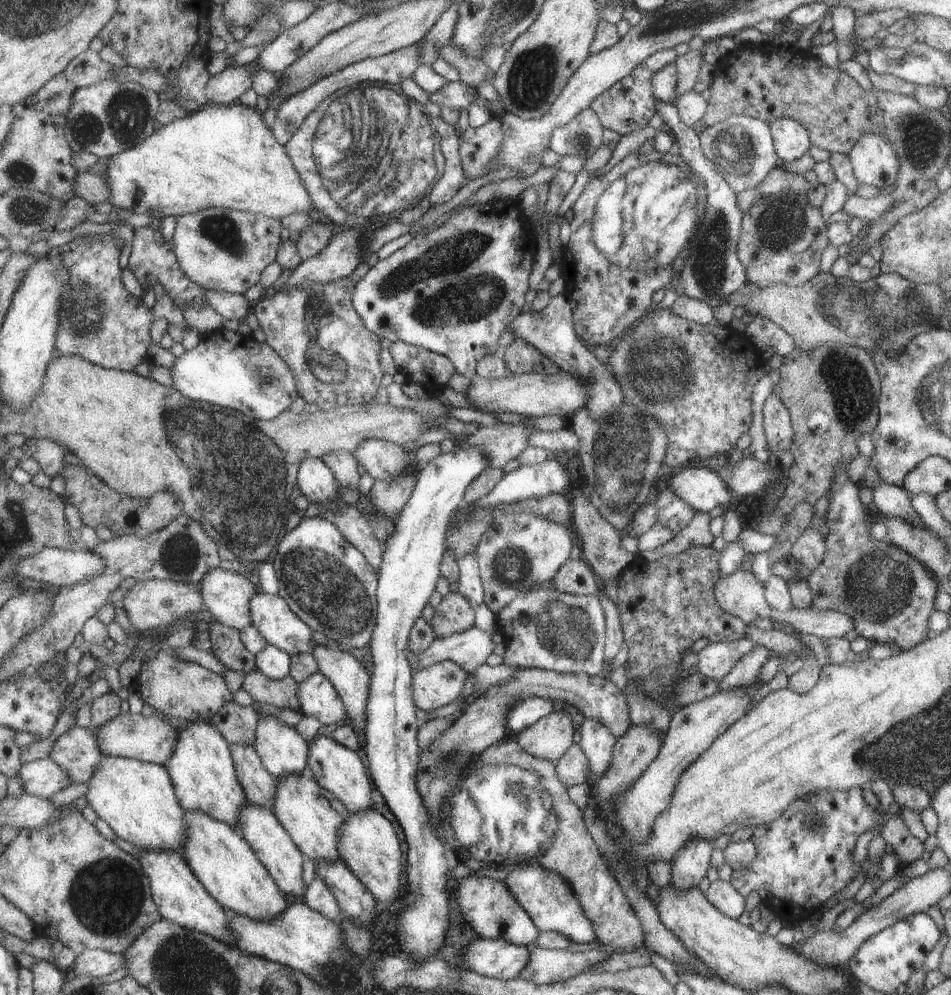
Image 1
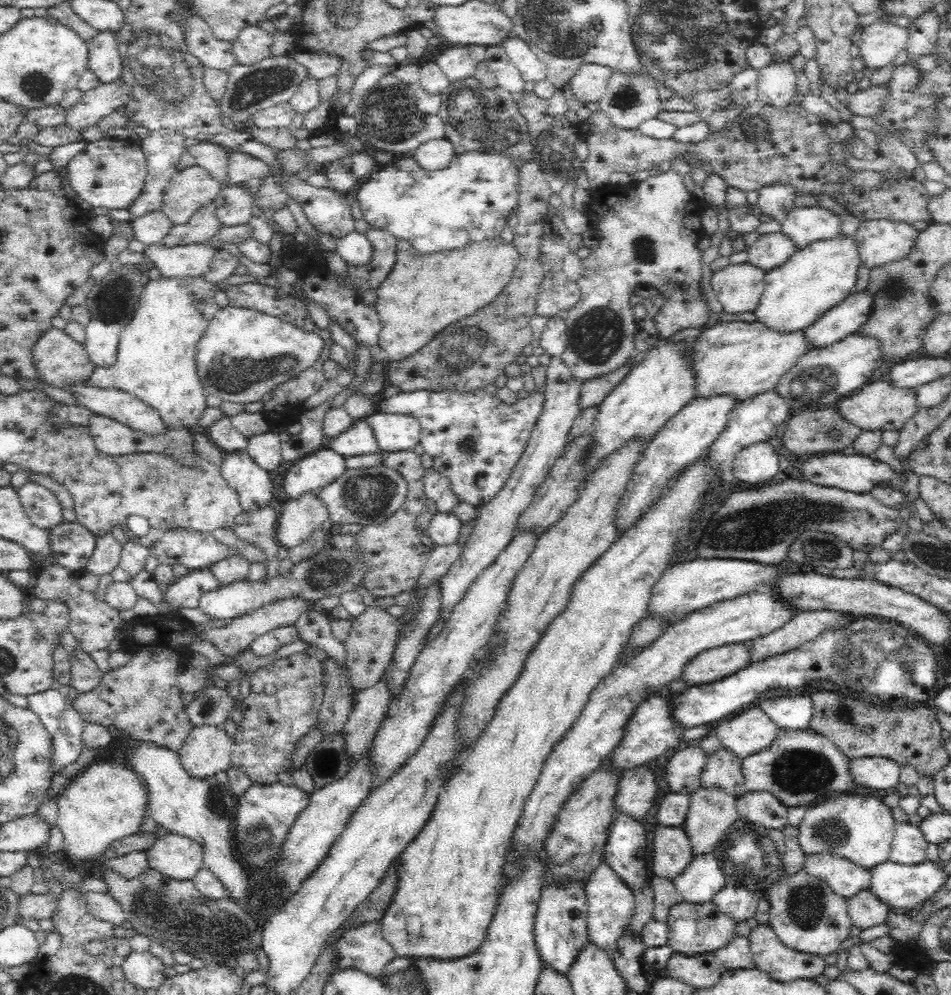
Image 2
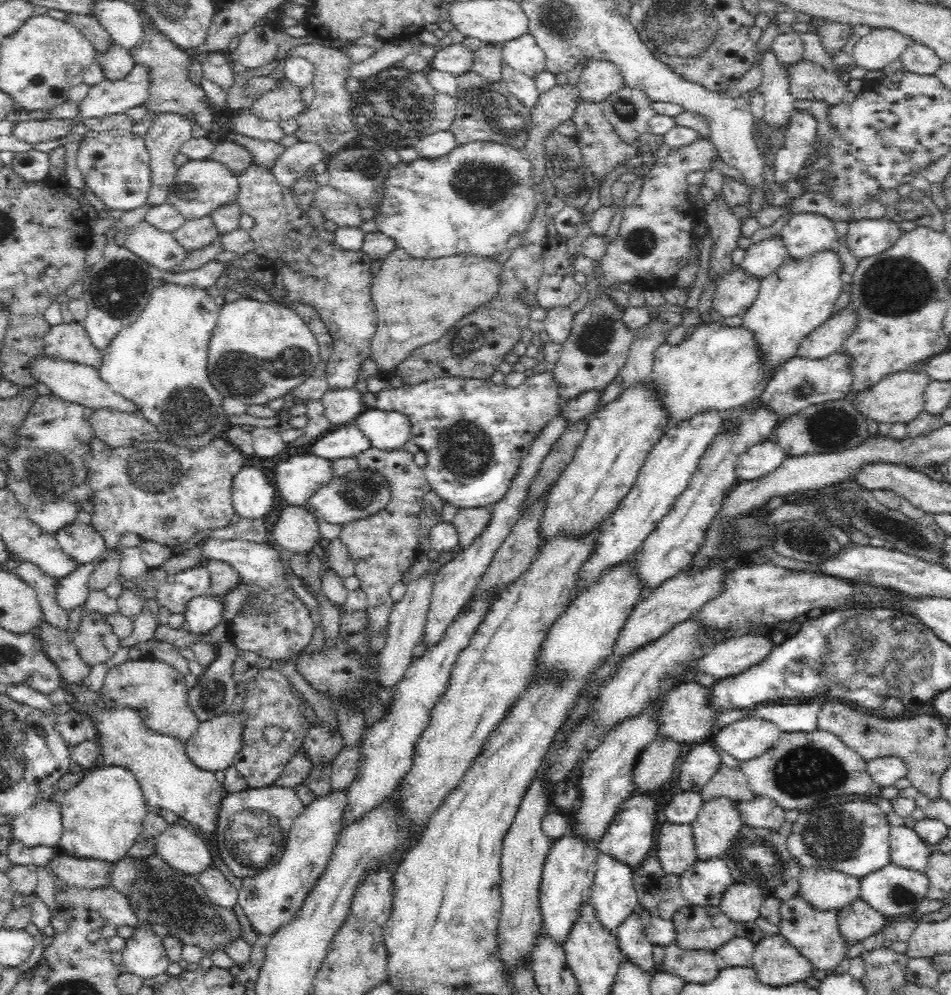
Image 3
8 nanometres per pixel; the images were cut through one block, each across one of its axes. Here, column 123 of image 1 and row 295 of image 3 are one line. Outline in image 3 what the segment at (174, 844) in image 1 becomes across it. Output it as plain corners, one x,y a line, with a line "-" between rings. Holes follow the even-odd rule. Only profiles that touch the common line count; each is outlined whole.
829,251
817,255
808,262
787,260
774,274
766,276
761,281
752,306
741,316
742,329
751,334
753,344
755,344
757,362
761,366
761,378
763,378
761,384
767,385
788,360
797,356
800,342
812,331
823,326
824,322
832,316
833,306
841,293
840,288
843,284
838,275
841,270
842,263
837,254

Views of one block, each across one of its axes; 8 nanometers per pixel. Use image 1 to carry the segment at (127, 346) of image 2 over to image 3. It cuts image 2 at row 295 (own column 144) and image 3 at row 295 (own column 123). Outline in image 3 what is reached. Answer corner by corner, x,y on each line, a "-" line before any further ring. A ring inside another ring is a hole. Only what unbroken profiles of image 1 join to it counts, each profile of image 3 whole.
167,283
154,288
150,301
140,317
126,329
120,330
108,343
98,370
109,387
131,402
136,411
154,426
160,441
188,453
200,453
236,425
228,419
229,414
224,409
225,396
212,385
207,371
210,338
217,326
220,308
205,290

